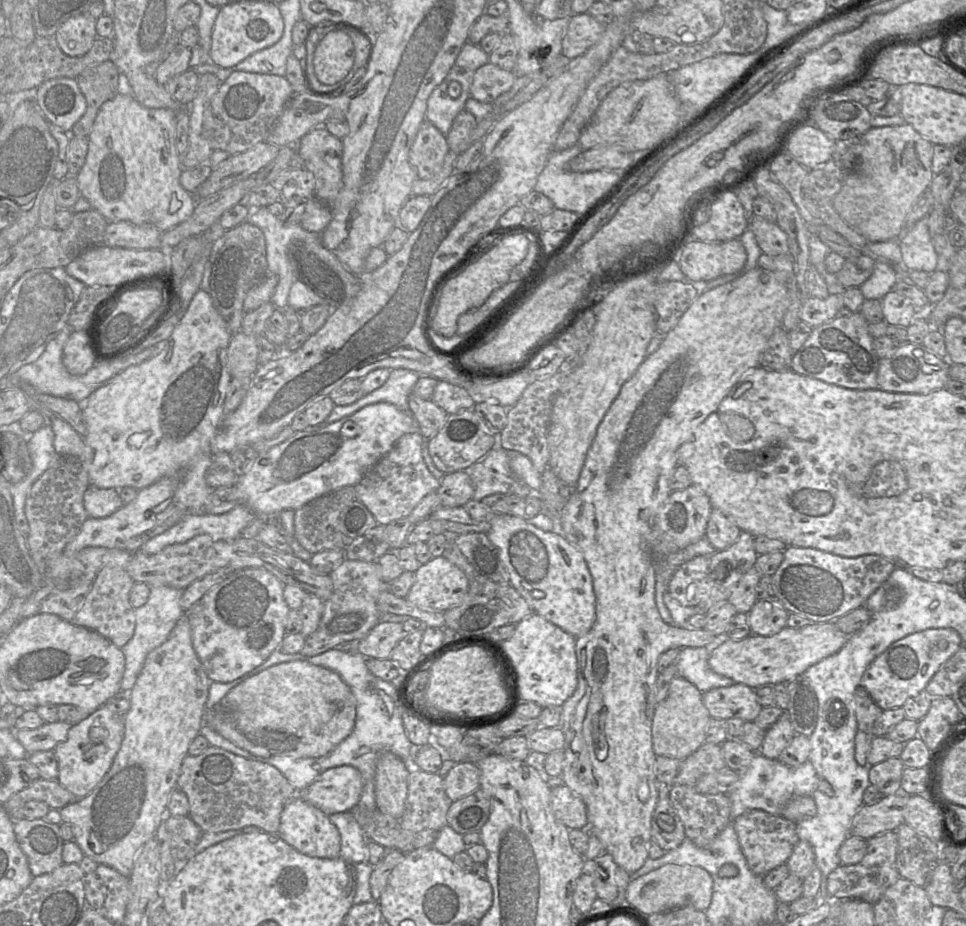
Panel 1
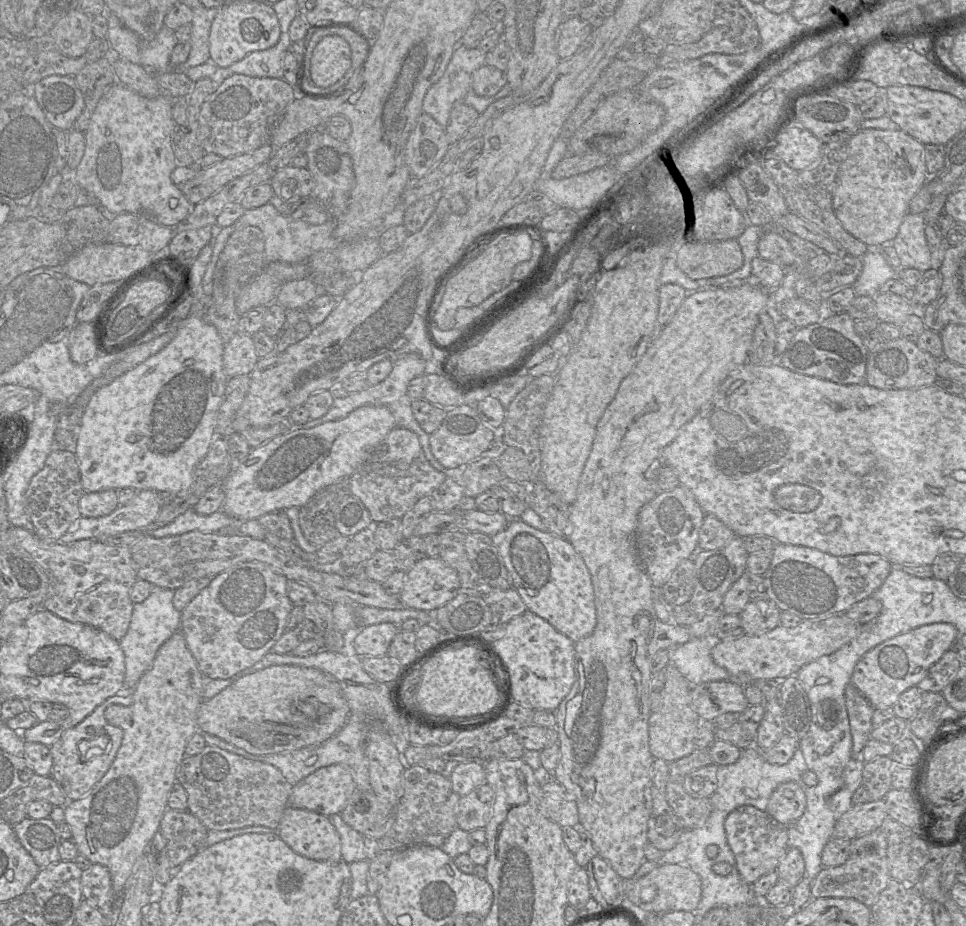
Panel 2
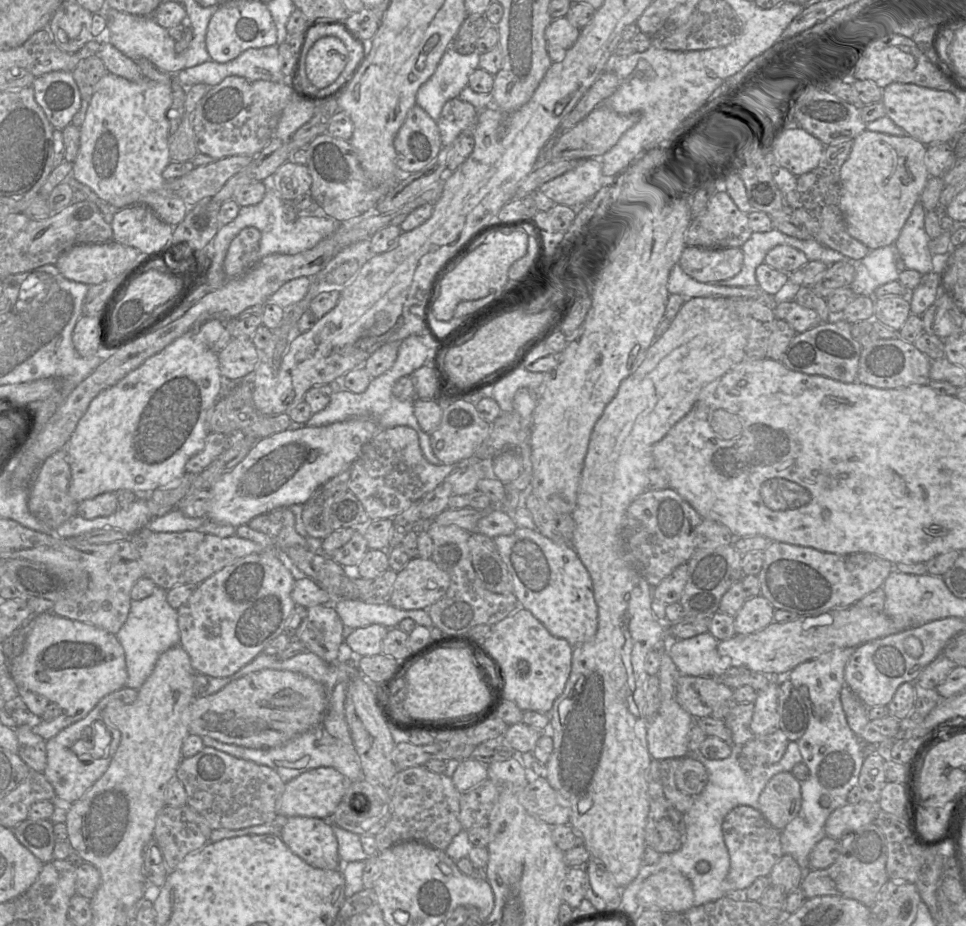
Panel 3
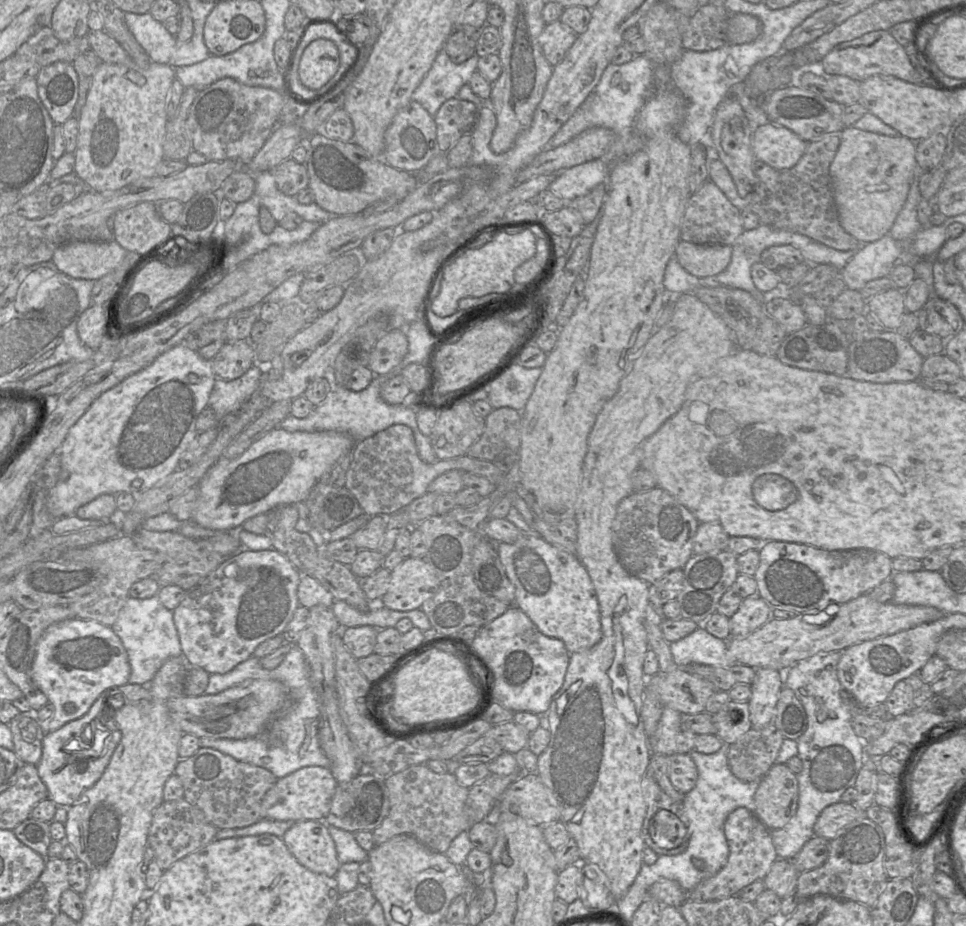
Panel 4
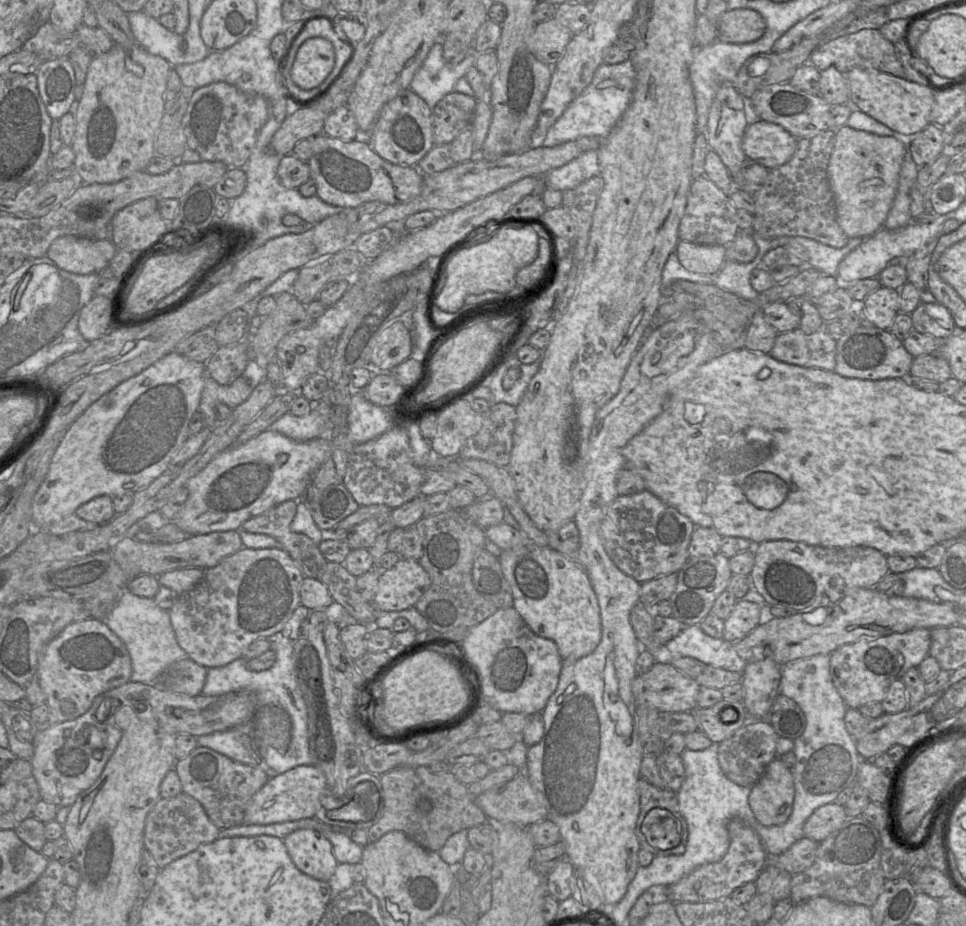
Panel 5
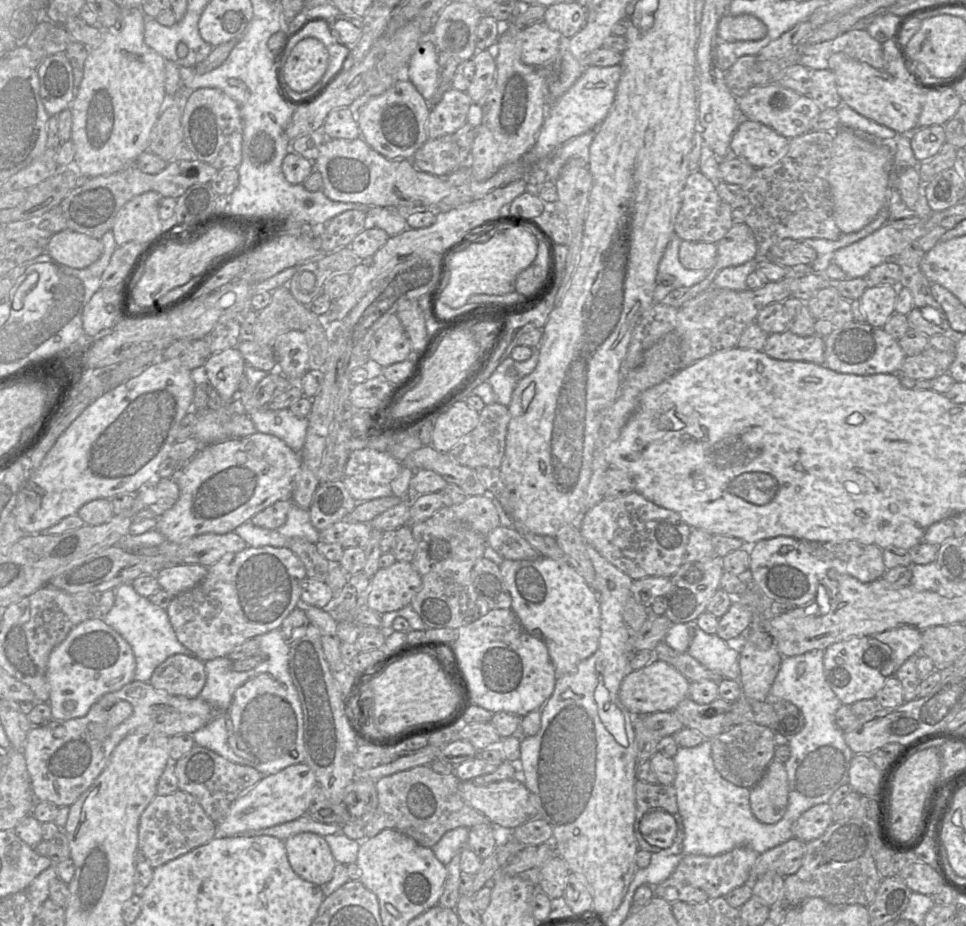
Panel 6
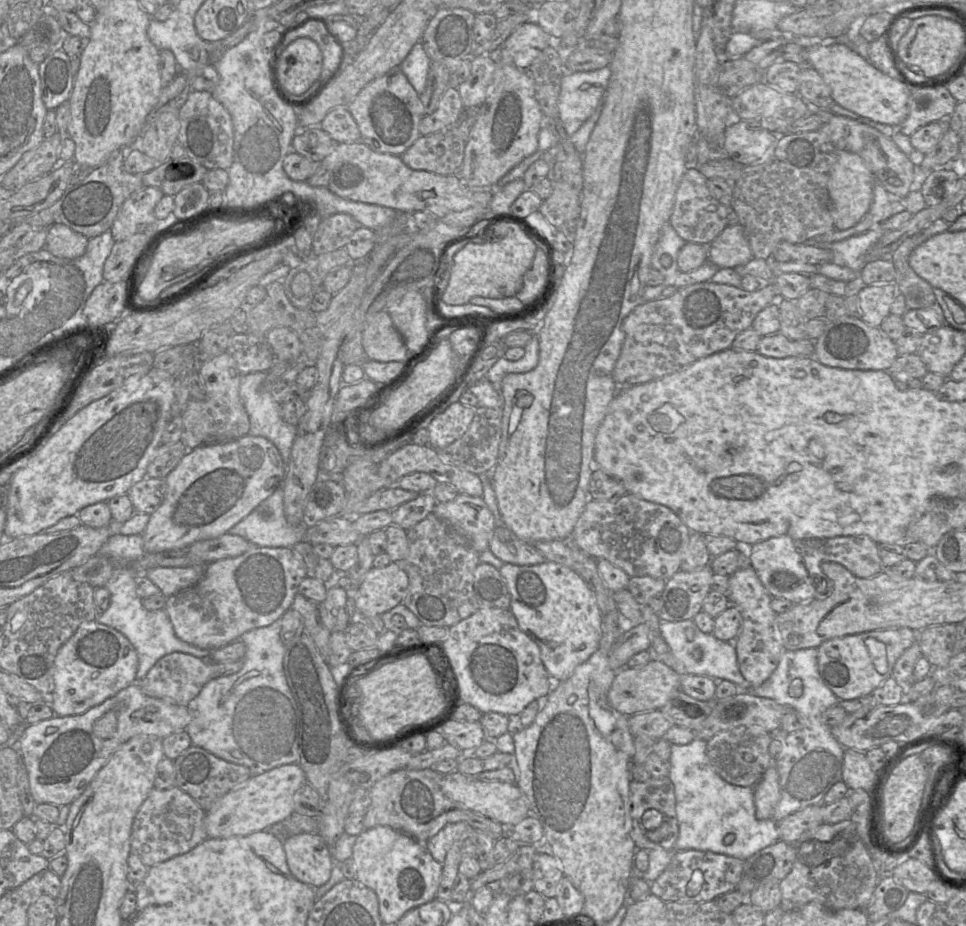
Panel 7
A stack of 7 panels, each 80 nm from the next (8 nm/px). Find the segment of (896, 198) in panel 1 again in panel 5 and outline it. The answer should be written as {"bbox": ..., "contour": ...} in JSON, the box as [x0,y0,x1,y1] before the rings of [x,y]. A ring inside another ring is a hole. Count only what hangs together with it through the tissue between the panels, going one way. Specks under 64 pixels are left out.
{"bbox":[827,125,907,238],"contour":[[[844,125],[836,130],[827,167],[836,221],[849,238],[868,238],[884,227],[893,205],[907,148],[891,136],[879,136]]]}

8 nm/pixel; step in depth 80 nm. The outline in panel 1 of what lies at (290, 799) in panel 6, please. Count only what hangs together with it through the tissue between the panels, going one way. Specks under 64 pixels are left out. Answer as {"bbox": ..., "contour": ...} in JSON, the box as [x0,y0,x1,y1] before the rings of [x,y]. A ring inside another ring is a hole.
{"bbox":[298,765,363,815],"contour":[[[350,765],[330,768],[319,774],[305,790],[298,792],[303,799],[327,815],[348,812],[359,802],[363,778],[359,770]]]}

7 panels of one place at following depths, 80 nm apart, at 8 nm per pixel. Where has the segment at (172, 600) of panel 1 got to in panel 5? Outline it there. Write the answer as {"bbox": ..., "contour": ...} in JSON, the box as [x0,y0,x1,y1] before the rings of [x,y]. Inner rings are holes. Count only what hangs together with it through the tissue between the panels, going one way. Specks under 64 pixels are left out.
{"bbox":[105,589,189,685],"contour":[[[125,589],[111,613],[106,617],[105,623],[123,641],[129,651],[132,662],[131,682],[158,685],[158,680],[171,664],[189,658],[188,654],[178,644],[169,611],[159,607],[153,598],[139,597]]]}

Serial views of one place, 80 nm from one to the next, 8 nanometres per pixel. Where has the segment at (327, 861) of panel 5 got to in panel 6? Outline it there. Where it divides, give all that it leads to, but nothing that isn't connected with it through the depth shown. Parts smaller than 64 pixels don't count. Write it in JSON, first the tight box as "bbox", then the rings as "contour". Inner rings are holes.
{"bbox":[284,832,336,886],"contour":[[[302,832],[284,840],[289,864],[302,879],[323,886],[333,875],[336,861],[324,837]]]}

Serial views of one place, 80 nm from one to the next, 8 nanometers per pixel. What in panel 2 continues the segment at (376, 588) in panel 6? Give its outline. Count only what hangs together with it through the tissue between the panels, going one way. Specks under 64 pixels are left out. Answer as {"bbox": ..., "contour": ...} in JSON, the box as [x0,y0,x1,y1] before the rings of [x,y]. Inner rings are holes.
{"bbox":[399,557,460,612],"contour":[[[440,557],[416,561],[406,573],[399,600],[402,607],[435,612],[458,593],[460,579],[454,568]]]}

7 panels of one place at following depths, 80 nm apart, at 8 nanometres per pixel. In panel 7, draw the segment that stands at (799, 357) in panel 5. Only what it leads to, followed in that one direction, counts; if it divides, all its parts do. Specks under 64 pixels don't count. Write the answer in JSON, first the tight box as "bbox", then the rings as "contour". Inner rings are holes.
{"bbox":[757,332,814,358],"contour":[[[777,332],[762,336],[758,344],[757,352],[761,355],[774,358],[813,356],[814,341],[808,338],[790,340],[780,332]]]}

